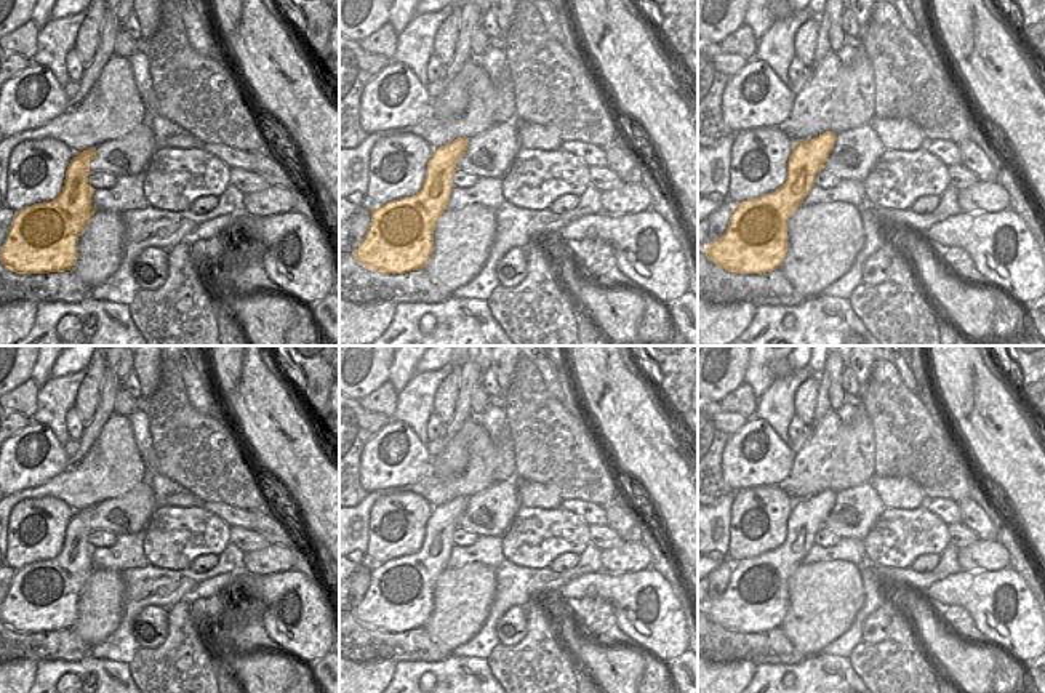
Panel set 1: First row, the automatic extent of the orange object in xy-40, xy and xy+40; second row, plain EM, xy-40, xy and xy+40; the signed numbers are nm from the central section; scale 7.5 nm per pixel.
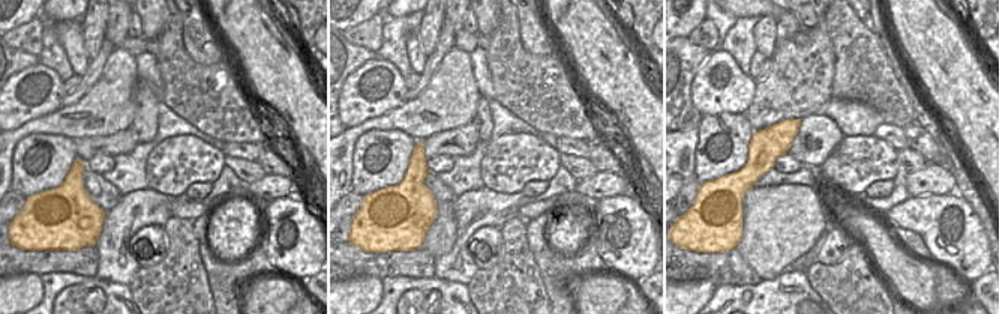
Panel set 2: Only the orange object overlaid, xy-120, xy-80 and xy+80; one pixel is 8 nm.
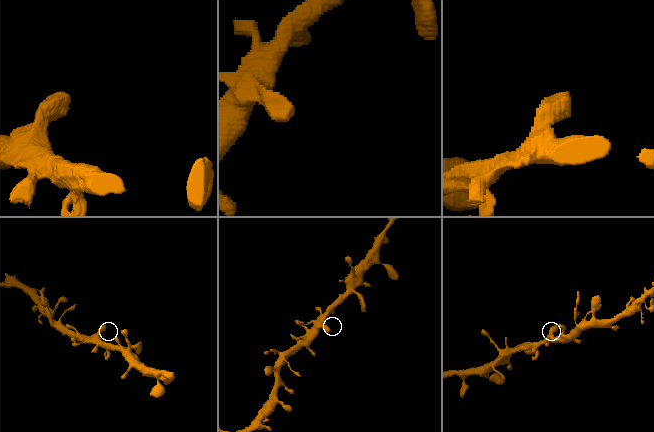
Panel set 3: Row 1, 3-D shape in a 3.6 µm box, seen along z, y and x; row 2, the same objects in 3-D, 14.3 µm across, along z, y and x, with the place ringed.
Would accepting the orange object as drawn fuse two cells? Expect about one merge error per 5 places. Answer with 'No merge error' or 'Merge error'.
No merge error.

